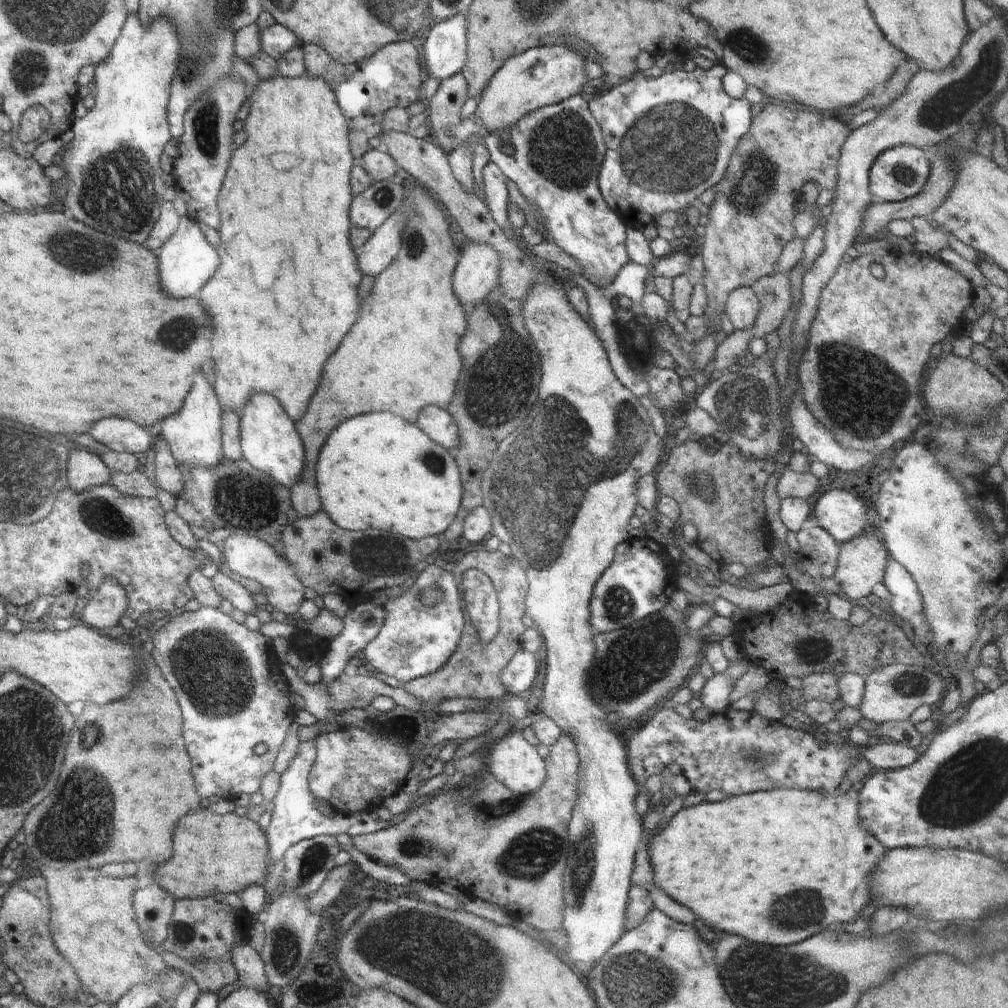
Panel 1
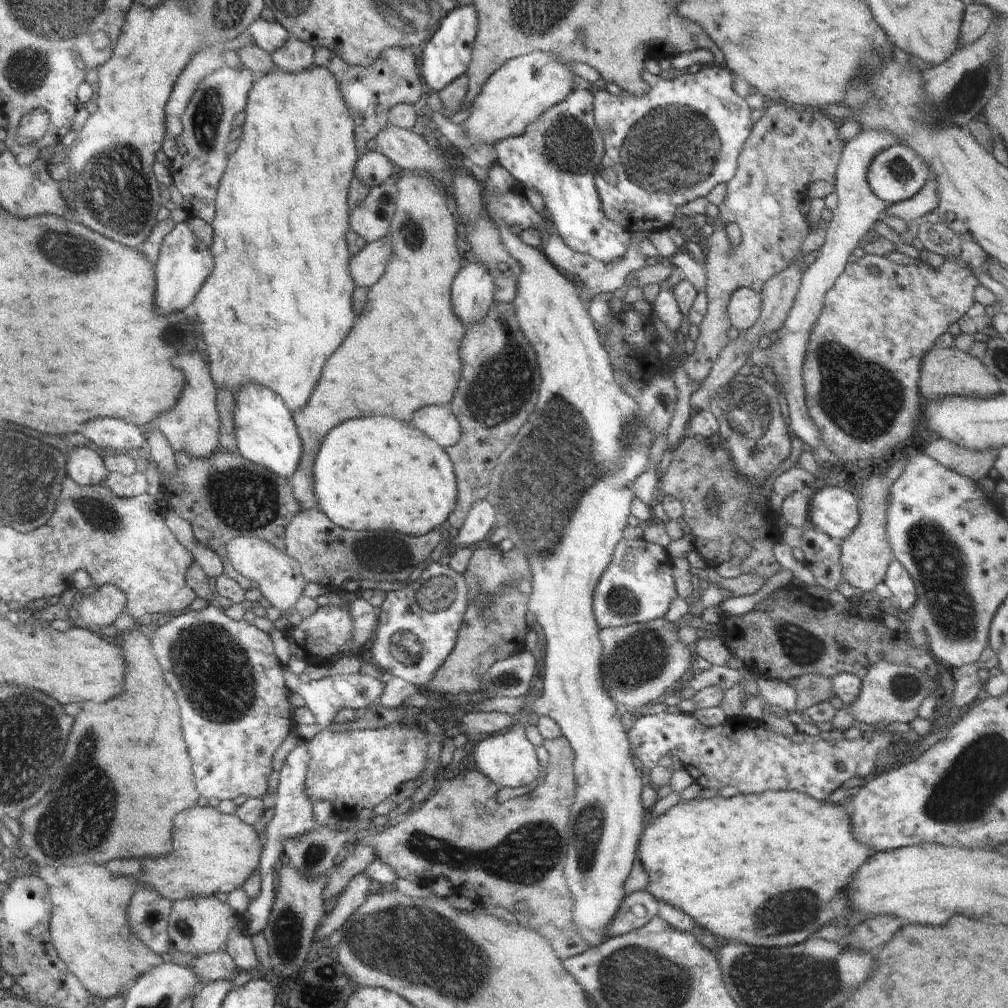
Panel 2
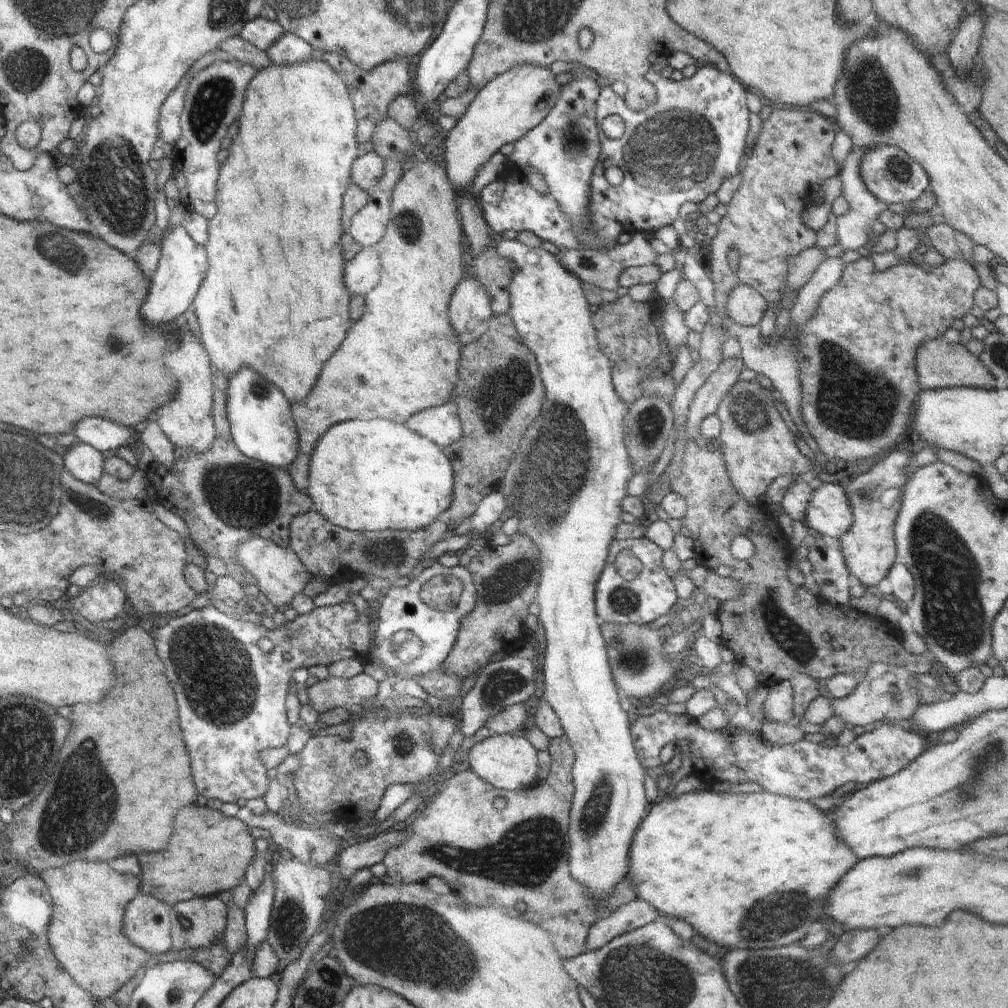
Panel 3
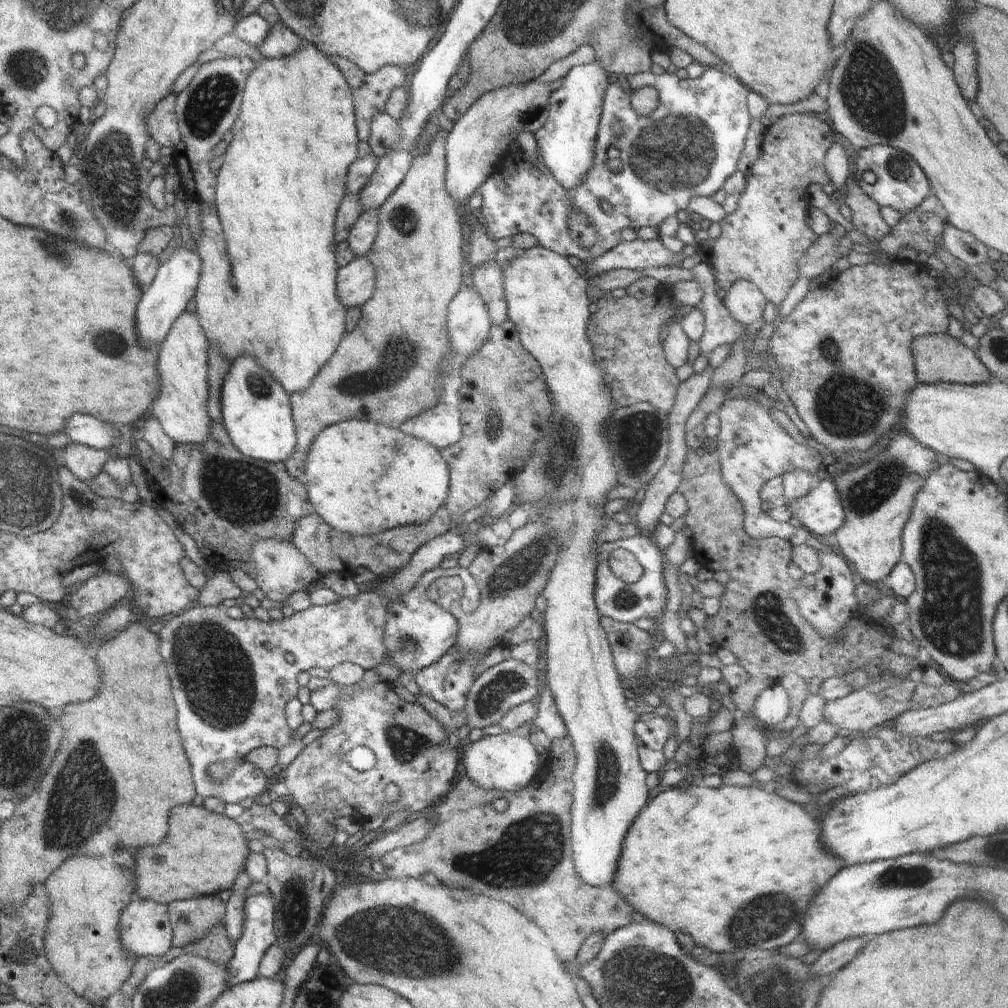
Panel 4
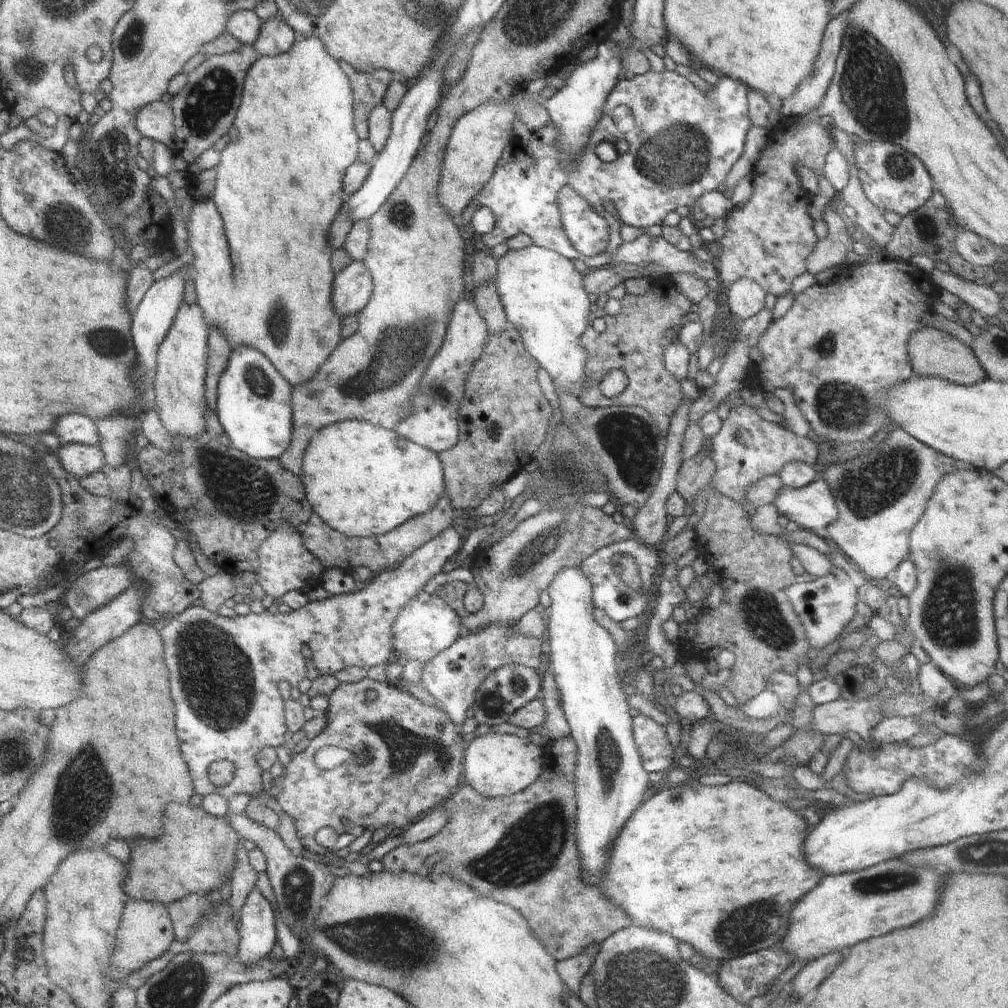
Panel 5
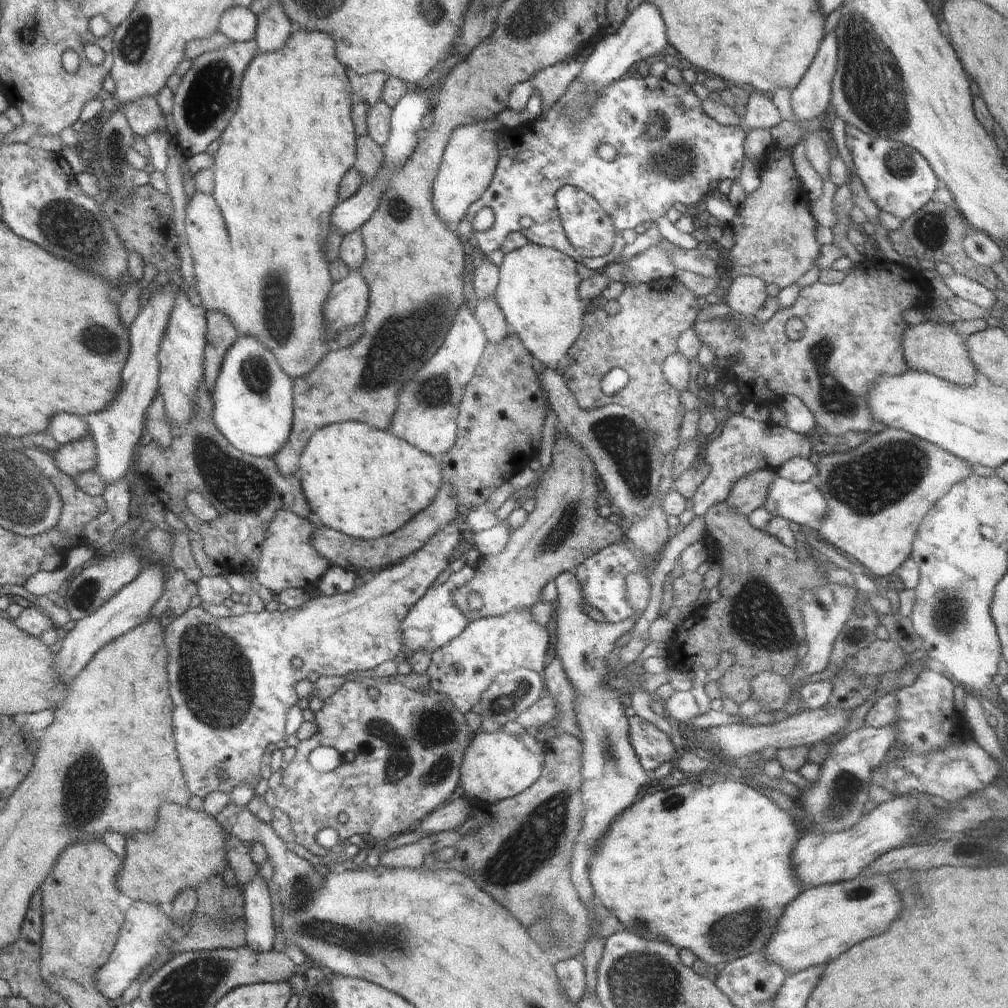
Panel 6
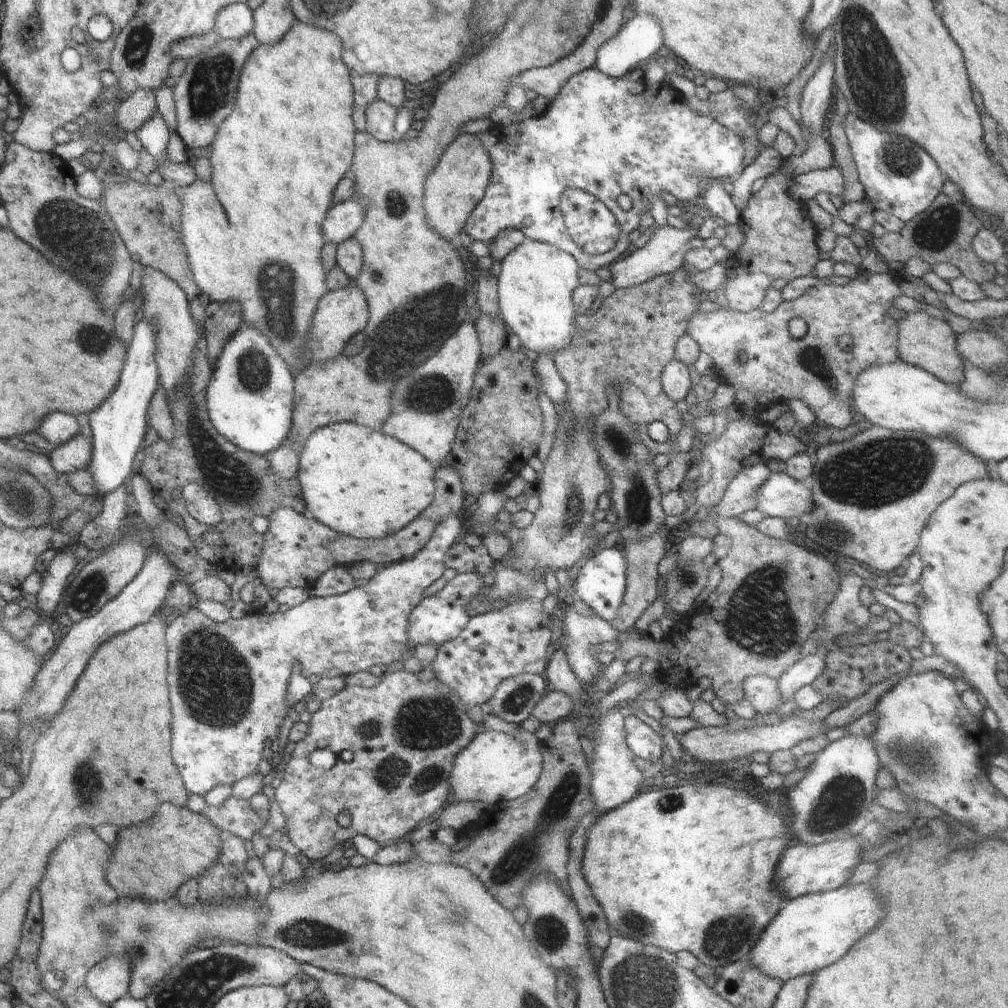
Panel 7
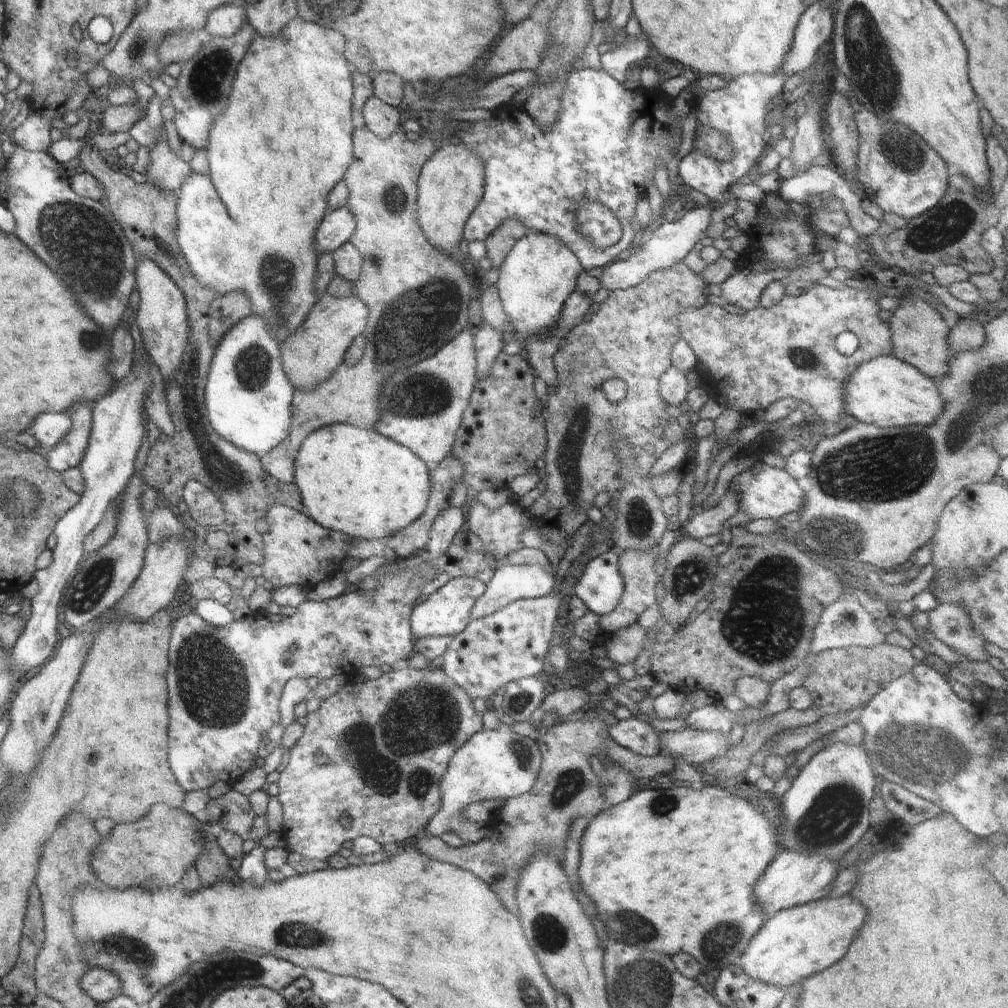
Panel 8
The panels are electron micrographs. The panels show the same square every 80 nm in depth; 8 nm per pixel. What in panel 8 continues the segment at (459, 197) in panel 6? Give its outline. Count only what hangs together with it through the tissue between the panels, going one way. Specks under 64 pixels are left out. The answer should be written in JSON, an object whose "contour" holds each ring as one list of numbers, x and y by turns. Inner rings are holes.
{"contour":[[447,141,426,161,419,174,417,213,419,225,428,242,448,255,463,238,463,230,483,195,482,161,469,146]]}

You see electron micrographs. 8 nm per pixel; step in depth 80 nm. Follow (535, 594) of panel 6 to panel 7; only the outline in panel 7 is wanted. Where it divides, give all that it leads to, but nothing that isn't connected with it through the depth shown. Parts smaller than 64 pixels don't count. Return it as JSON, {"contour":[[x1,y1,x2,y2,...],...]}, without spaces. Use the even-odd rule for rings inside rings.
{"contour":[[681,272,664,276,656,276,647,283,639,286,632,286,626,289,616,289,608,298,604,298,599,304,600,308,596,314,580,314,576,316,576,324,574,324,574,334,572,340,566,348,556,350,553,356,553,362,558,370,558,374,564,384,566,384,566,412,560,417,558,428,554,434,554,446,546,458,544,468,539,473,535,489,540,500,540,508,534,512,534,519,530,525,522,529,522,537,520,540,513,542,510,551,506,554,507,558,500,562,495,562,491,572,484,577,486,584,482,590,469,600,467,612,470,616,487,613,494,609,502,608,504,605,515,601,513,597,508,599,497,599,496,601,487,600,487,592,493,583,495,577,495,566,504,565,512,567,527,573,532,573,537,577,543,578,543,572,550,569,554,572,560,569,565,571,571,567,577,560,586,556,591,550,600,550,597,536,590,536,591,527,596,524,594,512,597,510,598,498,602,493,609,493,612,490,612,482,606,476,606,470,600,462,600,454,594,446,592,440,592,424,594,418,604,412,608,408,609,403,606,395,606,389,614,386,620,389,620,409,626,418,630,418,630,422,638,428,638,434,642,438,642,442,648,450,650,450,650,458,658,456,658,454,666,454,670,457,673,454,674,442,680,428,682,428,682,414,676,408,676,402,664,392,662,388,662,370,664,366,675,357,675,345,678,343,680,336,686,333,688,328,688,320,690,316,699,312,698,300,696,296,699,291,688,284,688,278,683,278],[655,421,663,422,670,436,666,442,657,443,646,432,648,426]]}

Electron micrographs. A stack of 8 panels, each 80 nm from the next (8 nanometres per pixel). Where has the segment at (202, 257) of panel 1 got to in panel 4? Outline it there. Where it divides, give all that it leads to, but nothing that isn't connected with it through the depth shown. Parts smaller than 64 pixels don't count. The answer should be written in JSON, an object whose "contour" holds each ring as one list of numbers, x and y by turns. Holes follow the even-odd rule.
{"contour":[[182,244,163,264,159,264,156,276,143,292,137,308,136,330,140,330,140,342,144,342,144,346,160,348,167,341,171,327,186,312,188,302,195,298,202,272,203,259,199,252]]}

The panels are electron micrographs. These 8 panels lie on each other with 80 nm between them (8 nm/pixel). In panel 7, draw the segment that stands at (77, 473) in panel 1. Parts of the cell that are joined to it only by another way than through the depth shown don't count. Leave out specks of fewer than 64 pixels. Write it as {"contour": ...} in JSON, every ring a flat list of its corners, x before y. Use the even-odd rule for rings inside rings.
{"contour":[[87,414,76,415,78,434,50,451,52,466,66,475,75,473,76,470,86,470,92,457,92,433]]}

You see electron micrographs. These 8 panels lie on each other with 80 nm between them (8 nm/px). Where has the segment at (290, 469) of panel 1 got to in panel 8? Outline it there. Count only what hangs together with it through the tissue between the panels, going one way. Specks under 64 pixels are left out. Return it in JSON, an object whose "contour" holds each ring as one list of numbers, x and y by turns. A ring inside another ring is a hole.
{"contour":[[251,313,237,322,222,337,214,350,214,358,207,378,207,417,214,430,228,442,253,452,260,458,286,440,291,425,291,402,295,388,283,369,279,345,271,334,267,322,264,322,260,315]]}

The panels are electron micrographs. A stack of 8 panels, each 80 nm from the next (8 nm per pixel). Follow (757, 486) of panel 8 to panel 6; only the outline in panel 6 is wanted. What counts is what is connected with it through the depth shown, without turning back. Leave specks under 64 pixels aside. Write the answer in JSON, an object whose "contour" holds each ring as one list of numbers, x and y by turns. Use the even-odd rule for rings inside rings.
{"contour":[[776,478,768,490,764,506,770,517,781,517,795,522,803,531,812,531,828,516,828,504,820,488,812,481,802,484]]}

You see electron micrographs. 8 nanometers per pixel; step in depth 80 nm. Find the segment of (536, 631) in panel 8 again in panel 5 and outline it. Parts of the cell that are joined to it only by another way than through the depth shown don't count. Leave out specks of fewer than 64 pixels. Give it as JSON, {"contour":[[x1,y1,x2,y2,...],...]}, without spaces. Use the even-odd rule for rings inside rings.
{"contour":[[492,624,486,628,478,628,472,632,463,633,452,646,436,654,430,662,422,666,420,686,434,697,436,706,444,710,451,718,454,726,461,724,464,716,472,707,476,690,480,682,496,668,504,664,518,664,538,670,541,665,542,643,545,639,538,639,520,634,510,634,508,626]]}

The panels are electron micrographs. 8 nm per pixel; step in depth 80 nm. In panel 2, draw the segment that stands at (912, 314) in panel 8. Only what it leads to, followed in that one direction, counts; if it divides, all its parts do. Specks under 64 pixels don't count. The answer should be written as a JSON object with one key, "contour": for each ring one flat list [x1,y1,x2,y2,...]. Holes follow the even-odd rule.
{"contour":[[933,347,924,354,918,386,923,401,950,396,996,398,998,394,1003,393,1000,382,986,371,983,362,956,347,944,349]]}

